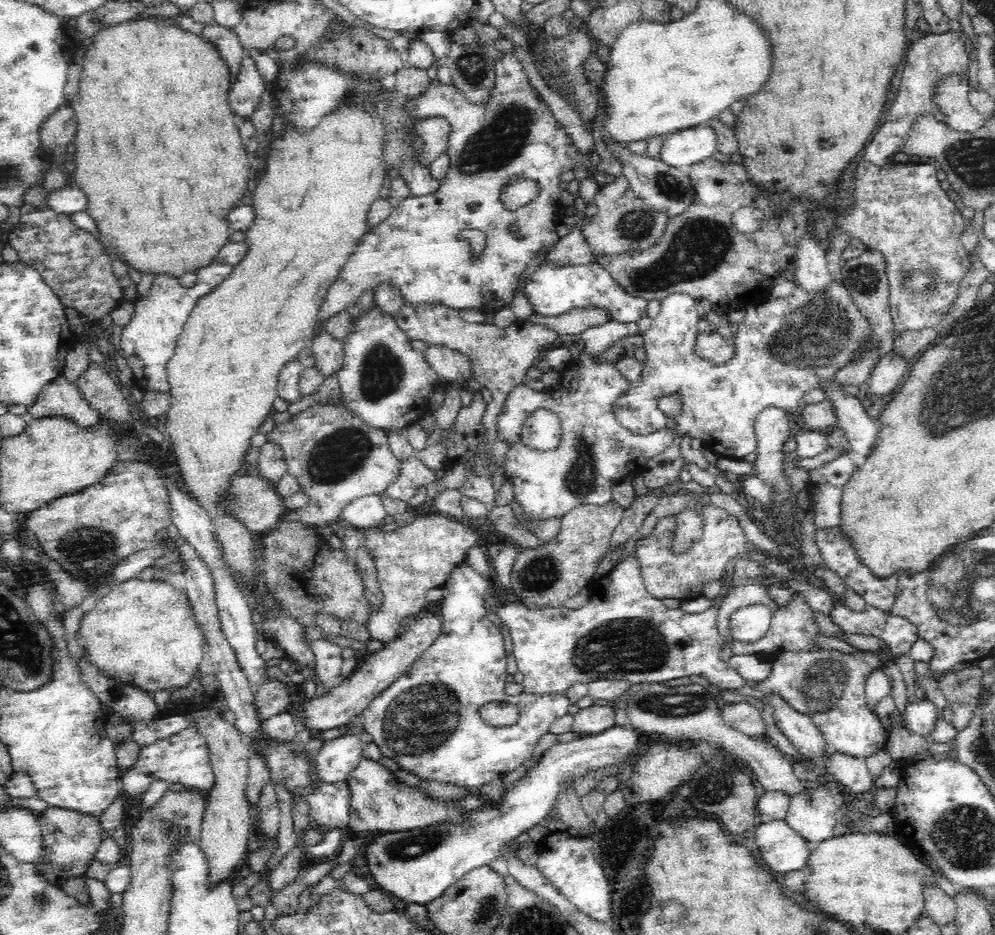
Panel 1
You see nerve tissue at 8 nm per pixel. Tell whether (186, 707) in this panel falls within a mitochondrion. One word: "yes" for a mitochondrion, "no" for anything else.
no

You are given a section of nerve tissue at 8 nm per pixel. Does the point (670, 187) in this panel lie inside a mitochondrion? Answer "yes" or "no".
yes

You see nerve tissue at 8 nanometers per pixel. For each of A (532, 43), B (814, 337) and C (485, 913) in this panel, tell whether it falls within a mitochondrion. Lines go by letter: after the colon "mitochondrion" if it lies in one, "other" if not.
A: other
B: mitochondrion
C: mitochondrion

